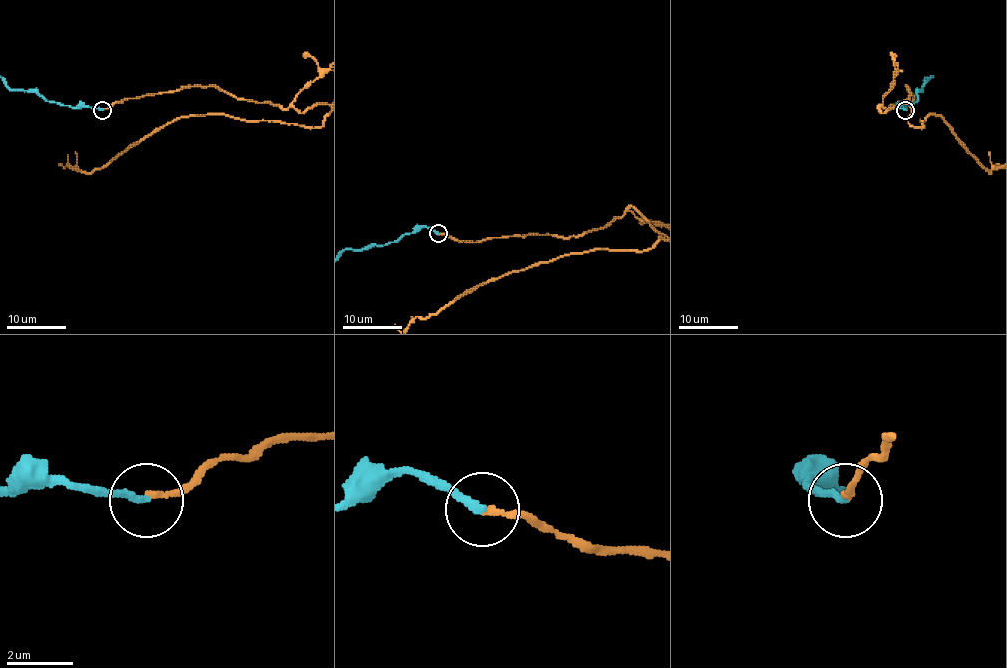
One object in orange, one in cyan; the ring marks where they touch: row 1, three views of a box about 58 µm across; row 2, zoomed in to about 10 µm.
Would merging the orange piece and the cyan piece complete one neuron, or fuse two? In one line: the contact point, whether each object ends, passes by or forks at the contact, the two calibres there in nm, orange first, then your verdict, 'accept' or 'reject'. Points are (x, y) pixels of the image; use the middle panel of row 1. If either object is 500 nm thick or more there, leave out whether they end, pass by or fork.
(438, 233) | orange ends | cyan ends | 180/240 nm | accept

